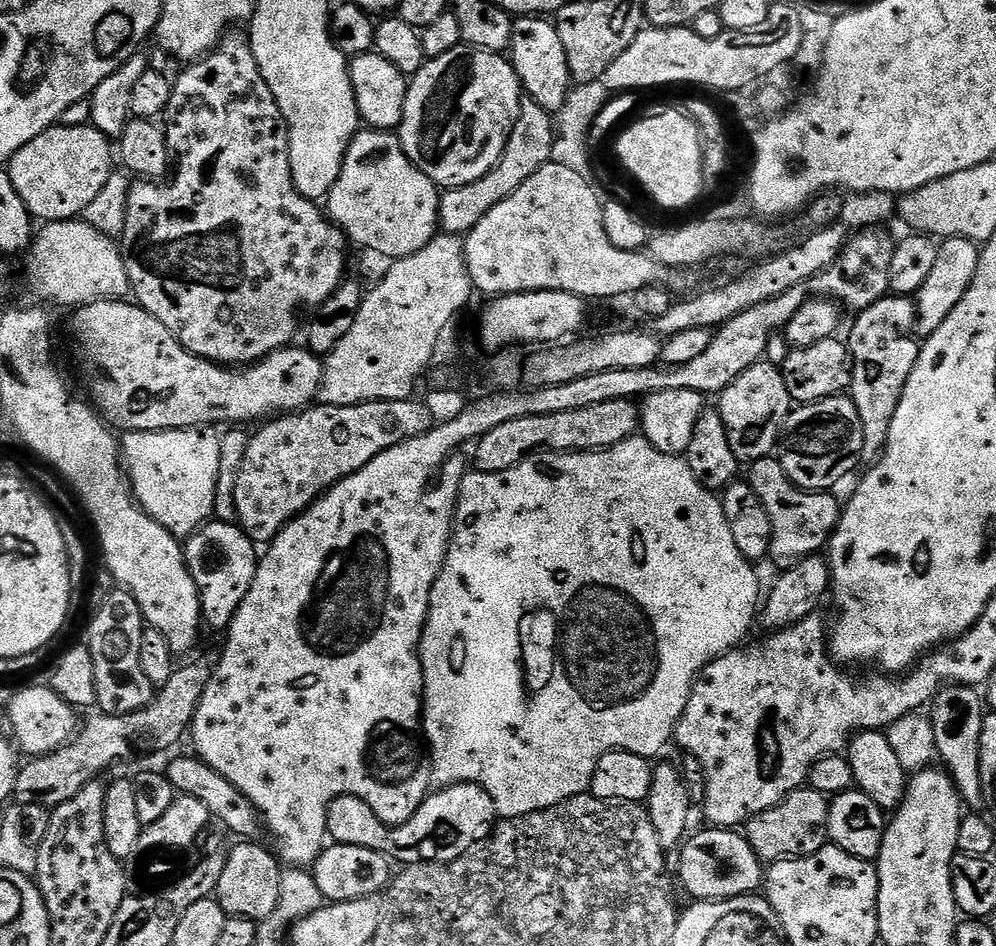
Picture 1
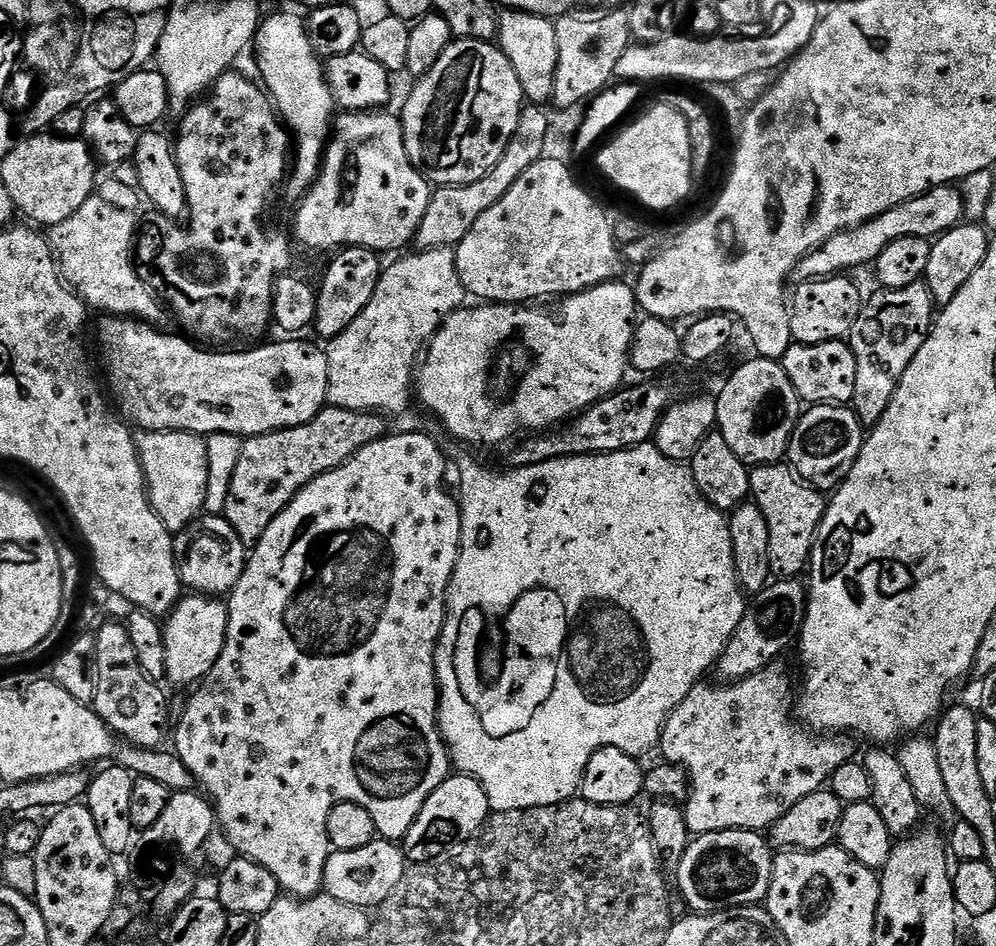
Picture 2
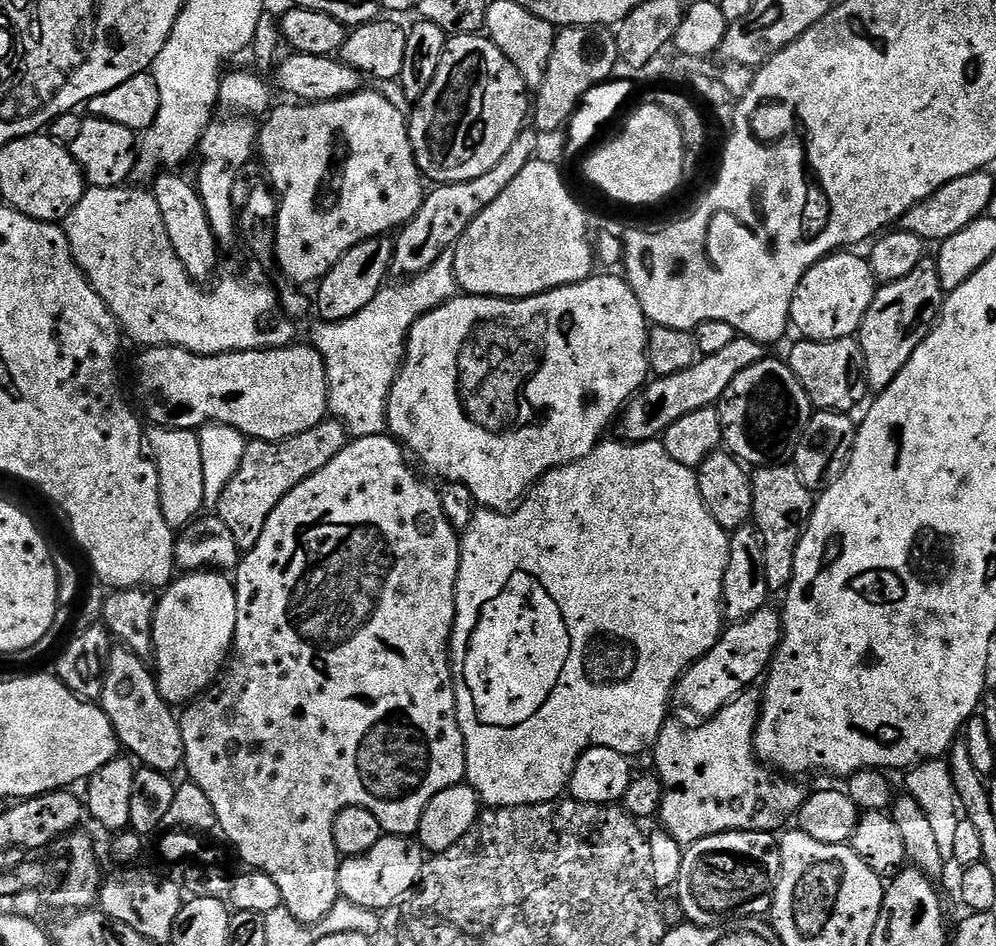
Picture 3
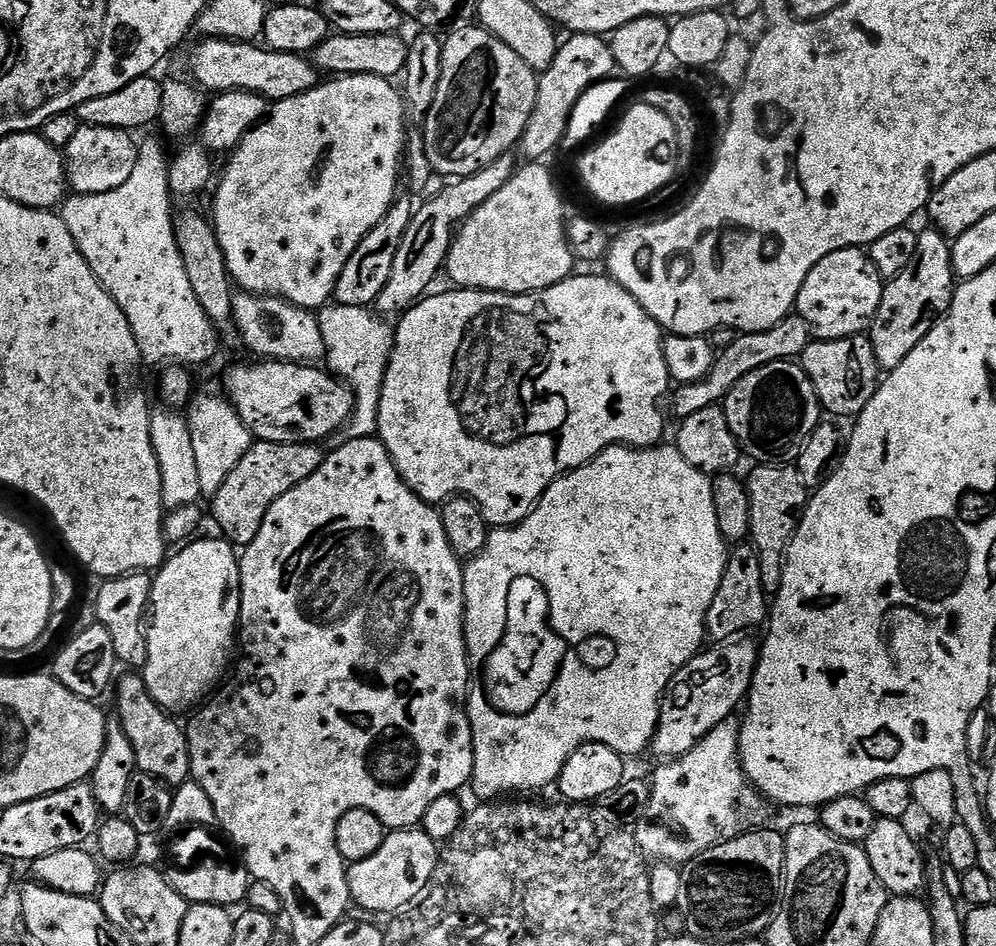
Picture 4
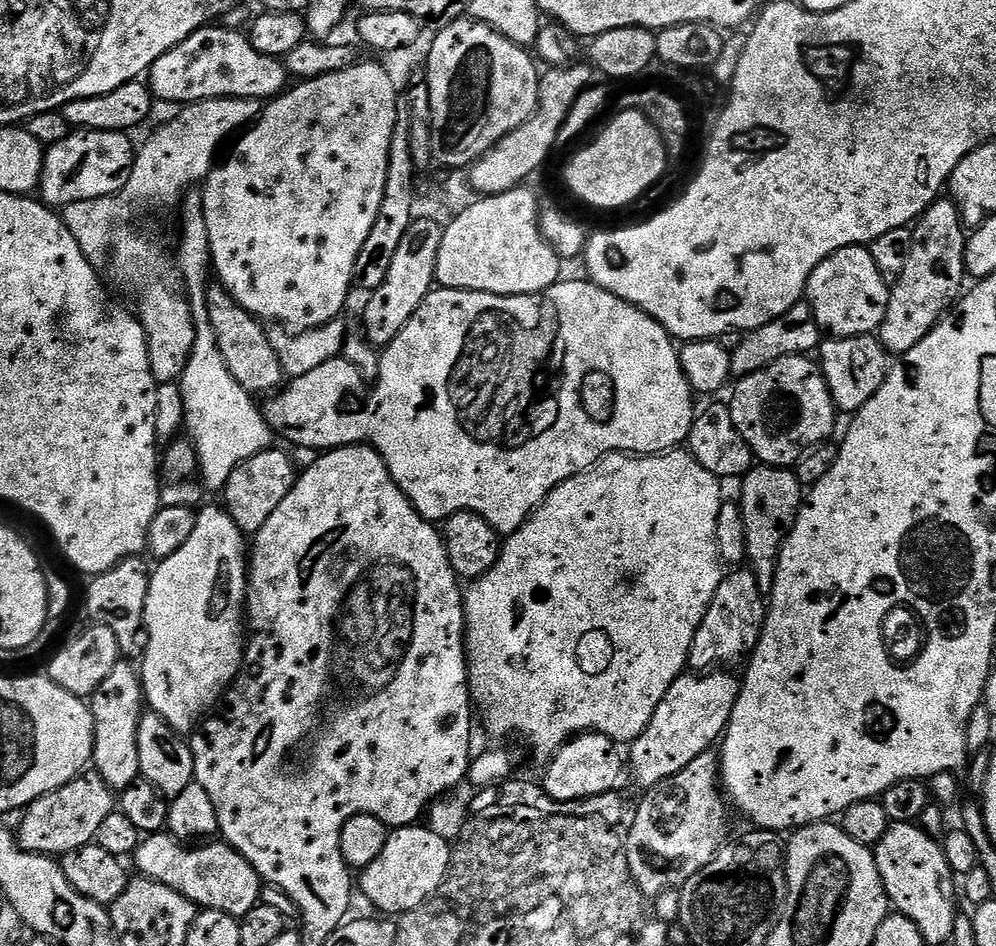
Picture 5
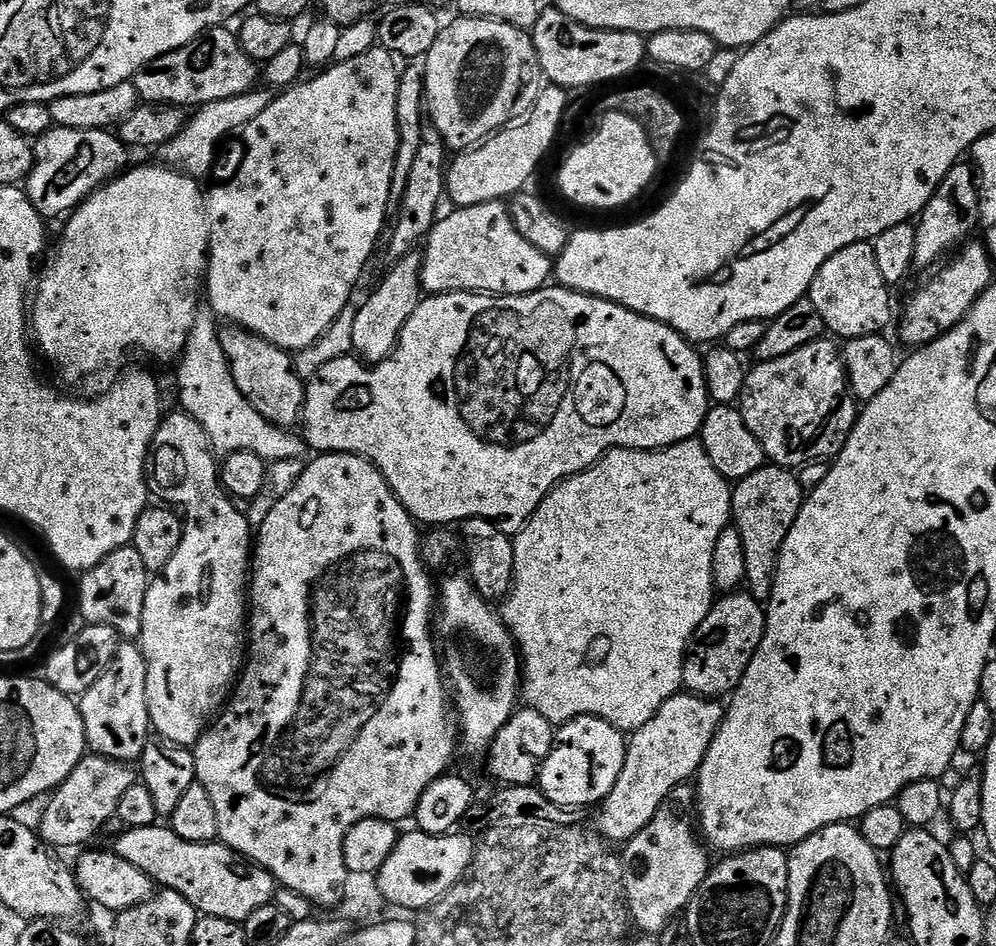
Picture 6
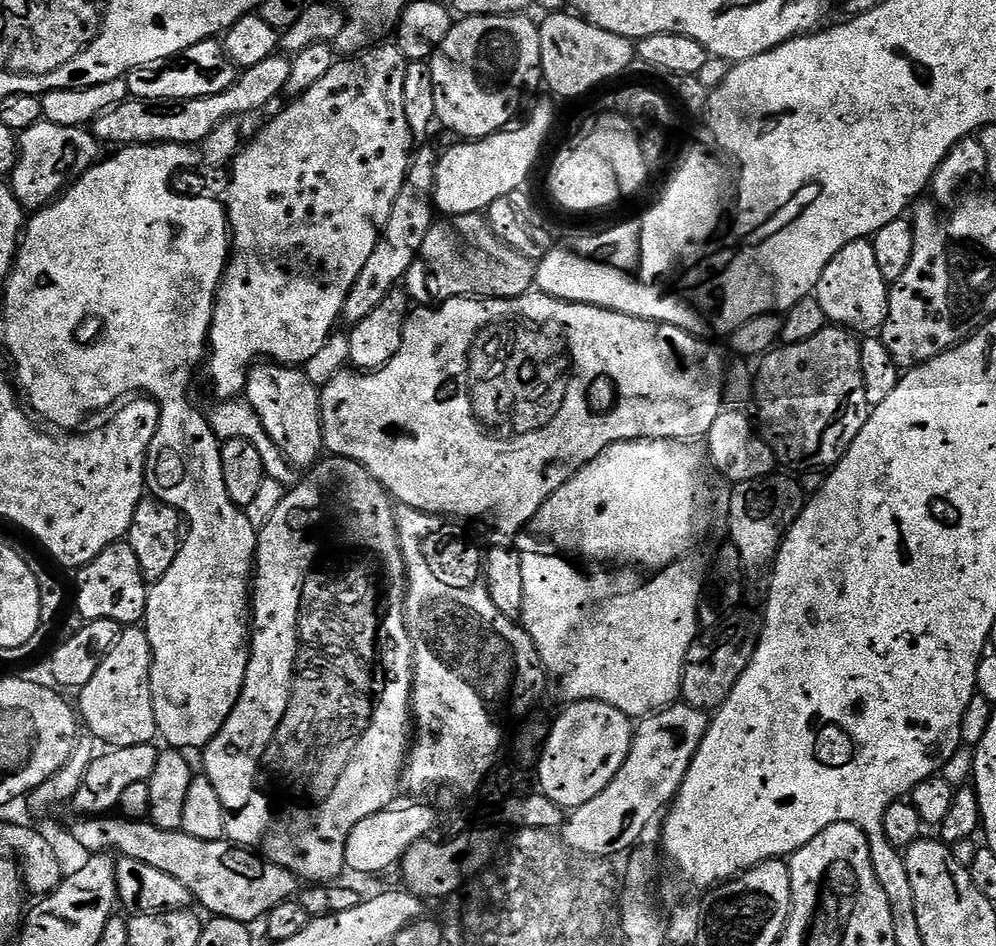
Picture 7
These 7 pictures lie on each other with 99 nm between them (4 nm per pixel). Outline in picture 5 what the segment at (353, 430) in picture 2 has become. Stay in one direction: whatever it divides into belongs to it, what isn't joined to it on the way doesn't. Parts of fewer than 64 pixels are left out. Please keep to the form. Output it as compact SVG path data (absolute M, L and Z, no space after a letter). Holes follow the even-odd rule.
M279 446L267 448L262 454L254 454L254 458L246 458L246 462L236 467L234 474L230 474L226 482L222 499L225 500L223 503L226 511L232 515L240 531L254 534L262 530L262 526L266 526L266 518L270 518L270 514L278 510L282 498L290 494L297 475L298 467L296 468L295 462Z

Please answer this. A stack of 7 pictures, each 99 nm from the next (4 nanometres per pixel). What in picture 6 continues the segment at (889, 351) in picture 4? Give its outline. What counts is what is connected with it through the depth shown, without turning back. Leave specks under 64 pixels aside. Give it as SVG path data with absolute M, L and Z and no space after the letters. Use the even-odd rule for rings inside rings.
M961 162L952 167L950 174L946 174L946 178L942 178L938 190L934 190L934 198L930 198L930 202L926 202L926 206L920 211L919 217L915 221L915 267L917 269L928 267L931 269L933 266L939 265L945 257L955 253L971 237L968 235L975 228L978 228L979 224L980 186L978 172L971 163Z

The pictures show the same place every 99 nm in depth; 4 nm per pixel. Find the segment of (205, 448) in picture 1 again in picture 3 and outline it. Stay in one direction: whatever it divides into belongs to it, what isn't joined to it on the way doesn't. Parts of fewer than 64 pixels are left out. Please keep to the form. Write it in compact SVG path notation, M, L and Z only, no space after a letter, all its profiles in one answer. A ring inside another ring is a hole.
M152 426L147 429L146 444L158 470L162 518L166 518L172 529L183 530L205 511L200 437L195 431L186 428Z

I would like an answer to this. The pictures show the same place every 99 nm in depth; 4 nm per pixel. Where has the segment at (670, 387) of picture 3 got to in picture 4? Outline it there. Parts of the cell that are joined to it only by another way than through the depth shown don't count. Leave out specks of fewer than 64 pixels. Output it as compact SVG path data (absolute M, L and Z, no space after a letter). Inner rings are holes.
M790 314L782 322L778 322L778 326L765 332L746 332L737 335L736 341L717 355L714 366L710 374L706 374L706 378L698 382L681 384L671 393L670 404L672 400L672 412L676 415L675 419L682 421L690 418L690 414L698 414L698 410L706 410L710 406L720 404L728 397L730 390L734 390L734 386L738 386L738 382L746 378L746 374L754 374L754 370L770 362L795 361L803 354L812 339L810 326L806 326L804 319L795 314Z

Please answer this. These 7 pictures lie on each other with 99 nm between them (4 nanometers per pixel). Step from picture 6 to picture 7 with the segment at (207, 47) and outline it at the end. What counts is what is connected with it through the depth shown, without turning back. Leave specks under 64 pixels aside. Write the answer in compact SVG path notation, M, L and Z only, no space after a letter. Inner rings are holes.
M213 38L198 42L176 56L141 68L132 68L128 71L126 79L129 97L137 100L185 100L222 94L226 86L236 81L237 75L238 69L225 54L223 43Z

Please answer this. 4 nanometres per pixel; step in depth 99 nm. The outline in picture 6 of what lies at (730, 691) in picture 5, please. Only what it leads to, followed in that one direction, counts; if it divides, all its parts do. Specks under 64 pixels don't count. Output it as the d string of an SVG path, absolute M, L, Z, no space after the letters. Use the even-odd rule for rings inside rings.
M677 694L661 706L646 726L631 733L622 774L618 774L618 782L614 782L610 794L598 808L600 817L595 827L599 835L609 842L633 840L648 825L658 806L662 806L666 794L679 784L689 783L700 771L706 750L710 750L710 742L714 742L714 734L724 721L725 711L719 699Z

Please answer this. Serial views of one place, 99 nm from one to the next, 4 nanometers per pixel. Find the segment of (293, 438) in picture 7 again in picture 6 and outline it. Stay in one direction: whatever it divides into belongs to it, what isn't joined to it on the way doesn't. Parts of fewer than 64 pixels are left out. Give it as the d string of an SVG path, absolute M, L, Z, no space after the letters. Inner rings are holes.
M239 326L220 328L222 350L226 350L226 362L230 366L230 374L234 374L234 382L238 390L272 424L289 430L301 423L304 410L305 381L296 372L293 357L284 349L274 346L254 333Z

